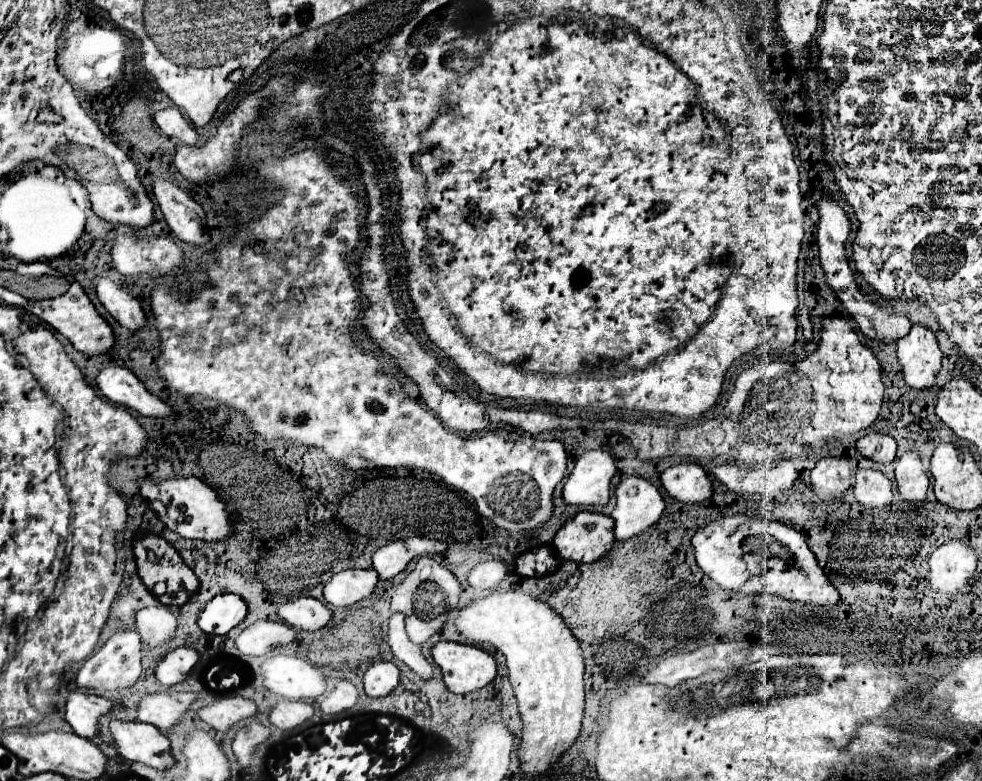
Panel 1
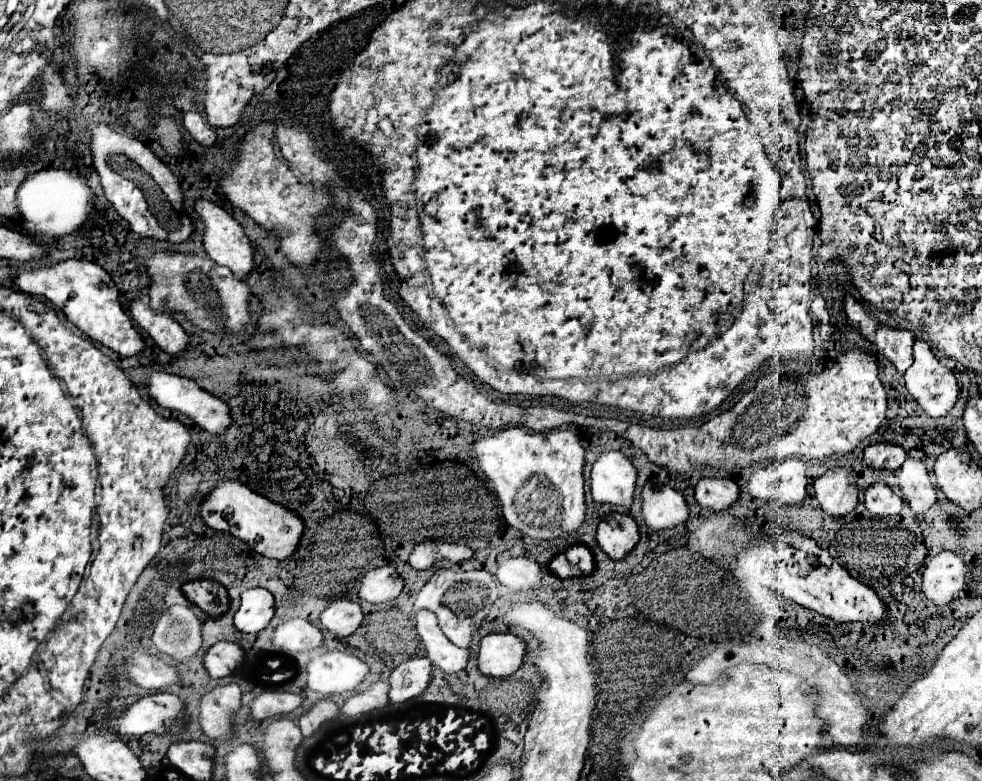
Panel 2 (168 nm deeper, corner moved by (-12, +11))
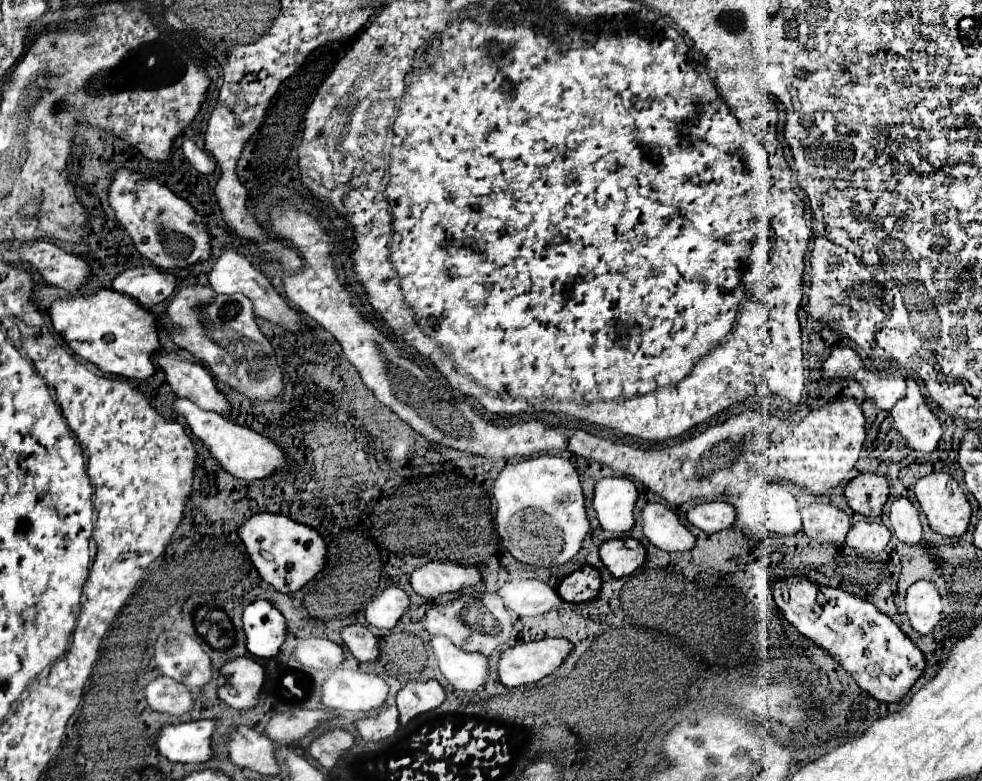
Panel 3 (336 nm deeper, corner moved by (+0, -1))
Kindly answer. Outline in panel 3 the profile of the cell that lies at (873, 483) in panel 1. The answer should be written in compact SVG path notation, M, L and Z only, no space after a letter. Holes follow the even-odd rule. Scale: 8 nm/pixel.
M863 519L863 521L859 521L851 527L845 543L851 549L855 549L859 557L873 559L873 557L879 557L885 551L889 539L891 539L891 533L885 525L871 523L871 521Z

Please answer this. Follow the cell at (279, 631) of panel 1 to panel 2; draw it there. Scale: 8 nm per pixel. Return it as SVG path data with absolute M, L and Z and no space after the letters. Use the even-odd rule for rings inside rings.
M287 619L275 629L271 643L283 649L309 651L323 643L323 635L321 629L311 625L307 619Z

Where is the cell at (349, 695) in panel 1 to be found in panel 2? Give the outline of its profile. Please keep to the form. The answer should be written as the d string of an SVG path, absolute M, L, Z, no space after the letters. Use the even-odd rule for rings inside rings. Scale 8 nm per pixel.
M377 681L377 683L371 683L369 689L351 695L345 701L345 705L341 707L341 711L345 715L349 715L349 717L355 717L355 715L379 709L379 707L385 707L387 703L389 703L389 699L387 699L387 683Z

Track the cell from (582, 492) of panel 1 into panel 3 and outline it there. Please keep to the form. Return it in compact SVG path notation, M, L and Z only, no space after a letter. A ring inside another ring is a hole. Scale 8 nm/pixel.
M607 477L595 485L593 507L605 531L629 533L635 527L633 509L637 503L637 487L627 477Z

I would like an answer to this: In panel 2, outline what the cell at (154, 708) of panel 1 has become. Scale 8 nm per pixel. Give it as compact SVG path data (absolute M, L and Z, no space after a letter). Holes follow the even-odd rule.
M235 683L217 685L199 699L199 725L211 739L229 737L231 715L239 709L241 689Z

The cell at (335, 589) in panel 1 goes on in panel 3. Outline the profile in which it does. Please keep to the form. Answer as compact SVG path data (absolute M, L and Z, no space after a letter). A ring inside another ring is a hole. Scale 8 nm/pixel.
M389 587L367 605L365 617L373 627L381 631L391 631L409 609L409 605L409 595L403 589Z

